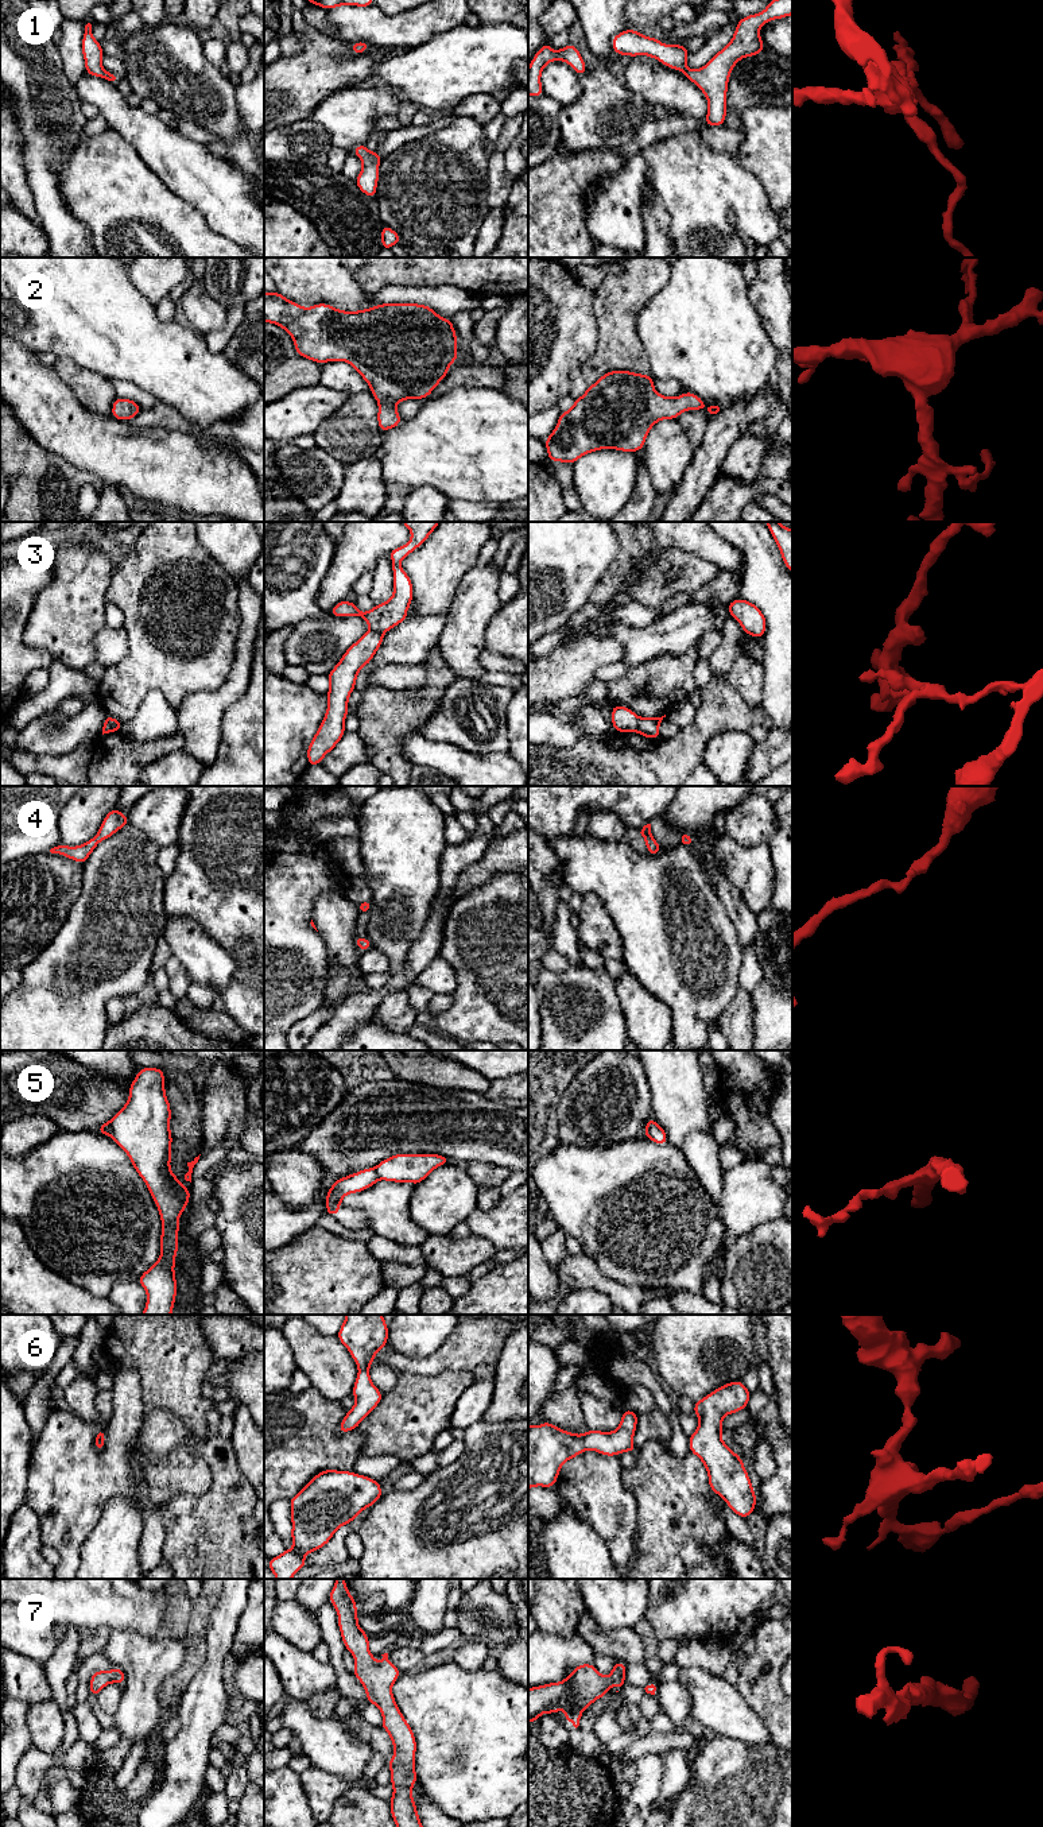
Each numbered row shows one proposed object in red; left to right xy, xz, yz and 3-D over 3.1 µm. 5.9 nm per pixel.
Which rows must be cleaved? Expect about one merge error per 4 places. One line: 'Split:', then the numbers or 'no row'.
Split: 3, 5

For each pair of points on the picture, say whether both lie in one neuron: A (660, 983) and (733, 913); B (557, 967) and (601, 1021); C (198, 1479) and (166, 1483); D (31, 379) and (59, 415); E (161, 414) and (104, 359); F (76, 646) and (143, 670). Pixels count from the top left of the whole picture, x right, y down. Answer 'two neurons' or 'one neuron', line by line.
A: two neurons
B: two neurons
C: one neuron
D: one neuron
E: two neurons
F: two neurons

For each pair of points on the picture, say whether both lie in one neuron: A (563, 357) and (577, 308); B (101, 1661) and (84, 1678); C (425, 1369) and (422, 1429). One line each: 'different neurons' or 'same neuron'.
A: same neuron
B: same neuron
C: different neurons

